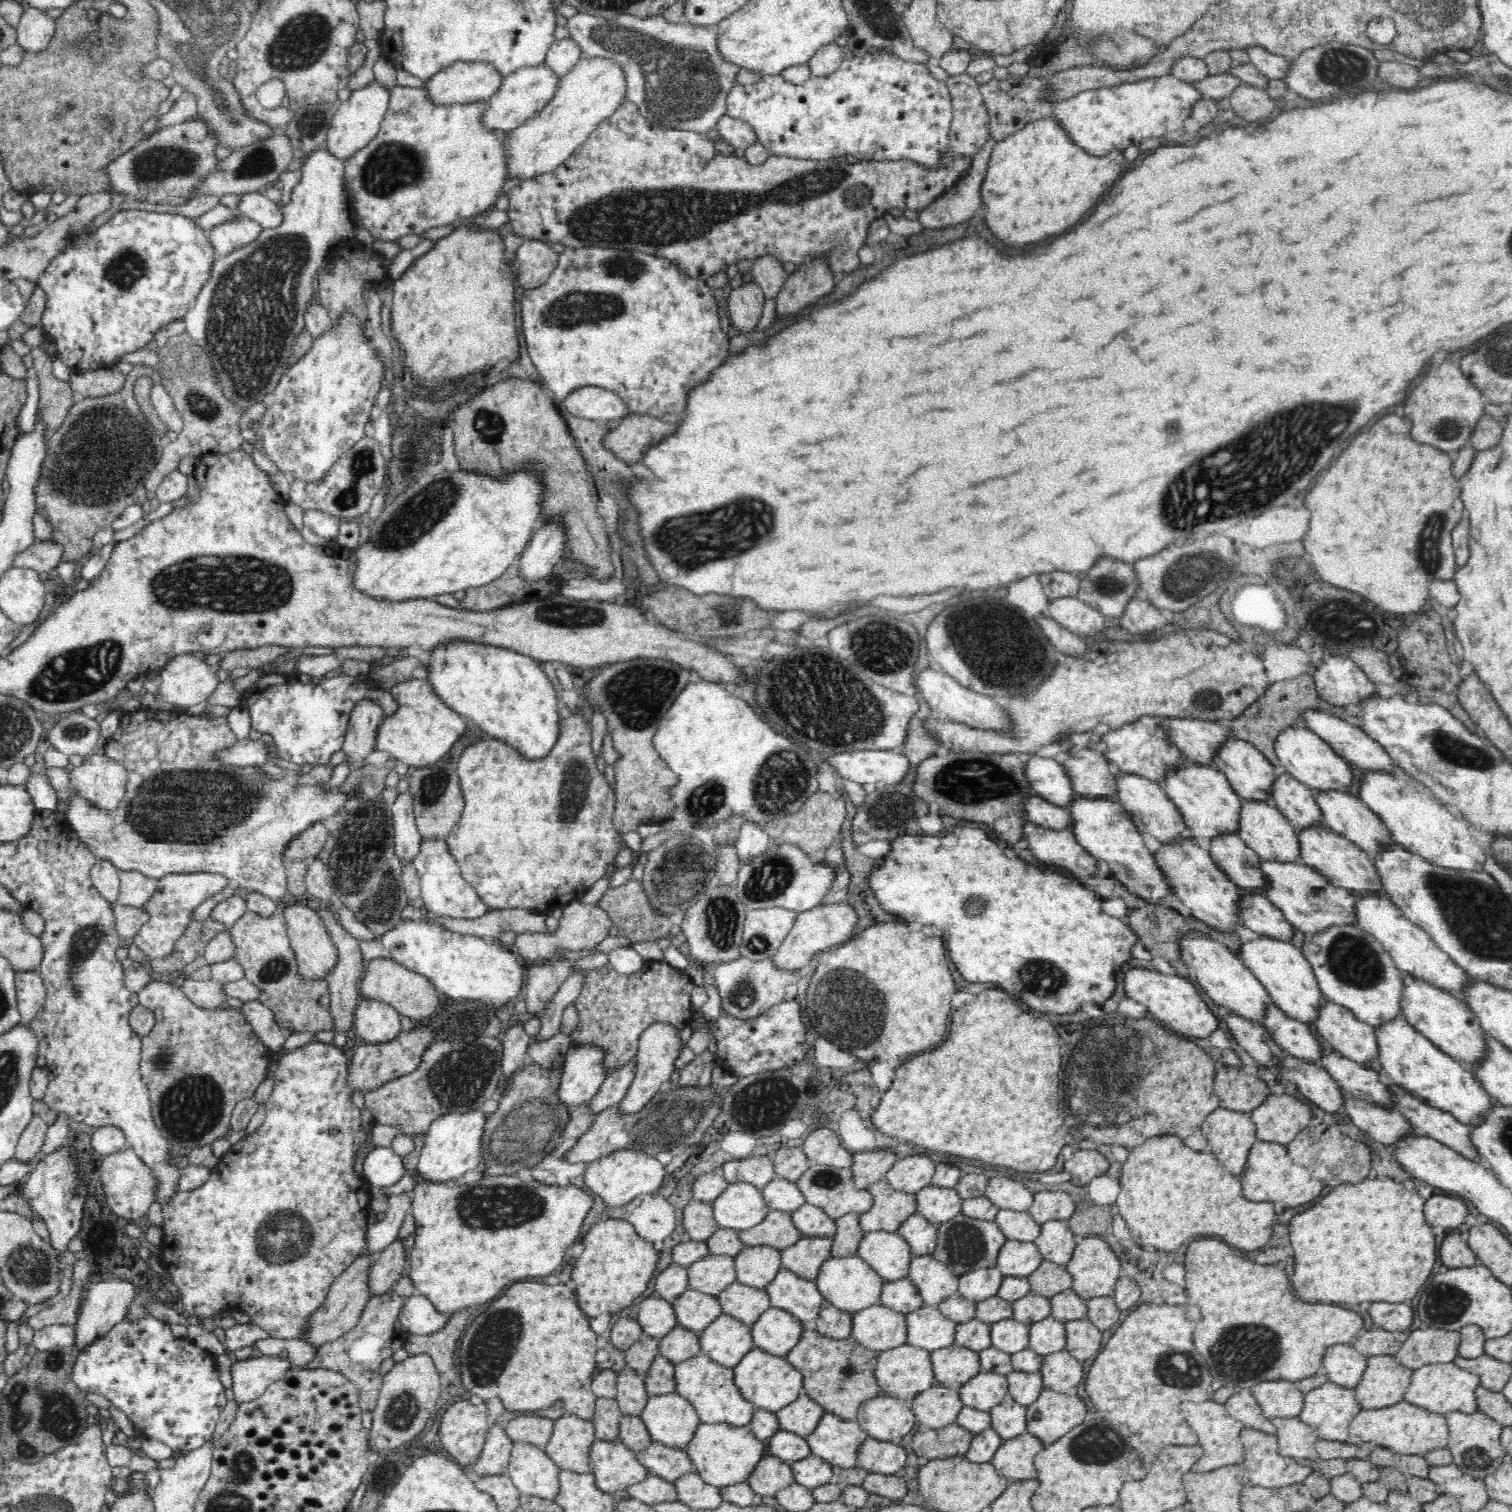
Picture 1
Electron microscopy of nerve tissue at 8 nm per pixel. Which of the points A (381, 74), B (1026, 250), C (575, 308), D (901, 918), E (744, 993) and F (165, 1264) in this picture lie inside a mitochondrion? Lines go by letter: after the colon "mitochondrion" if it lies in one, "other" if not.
A: other
B: other
C: mitochondrion
D: other
E: mitochondrion
F: other

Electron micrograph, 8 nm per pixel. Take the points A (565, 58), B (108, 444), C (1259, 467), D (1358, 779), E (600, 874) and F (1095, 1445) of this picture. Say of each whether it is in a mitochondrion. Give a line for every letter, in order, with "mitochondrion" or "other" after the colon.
A: other
B: mitochondrion
C: mitochondrion
D: other
E: other
F: mitochondrion

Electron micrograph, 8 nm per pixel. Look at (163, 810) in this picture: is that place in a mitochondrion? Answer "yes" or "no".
yes

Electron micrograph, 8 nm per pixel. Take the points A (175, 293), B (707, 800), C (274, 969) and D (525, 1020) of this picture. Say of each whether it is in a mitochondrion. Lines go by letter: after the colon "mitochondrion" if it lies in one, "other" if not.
A: other
B: mitochondrion
C: mitochondrion
D: other

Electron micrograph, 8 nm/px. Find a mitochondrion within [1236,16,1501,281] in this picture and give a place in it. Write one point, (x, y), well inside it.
(1338, 68)

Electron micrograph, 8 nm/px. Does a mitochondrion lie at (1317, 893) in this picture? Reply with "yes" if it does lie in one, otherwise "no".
yes

